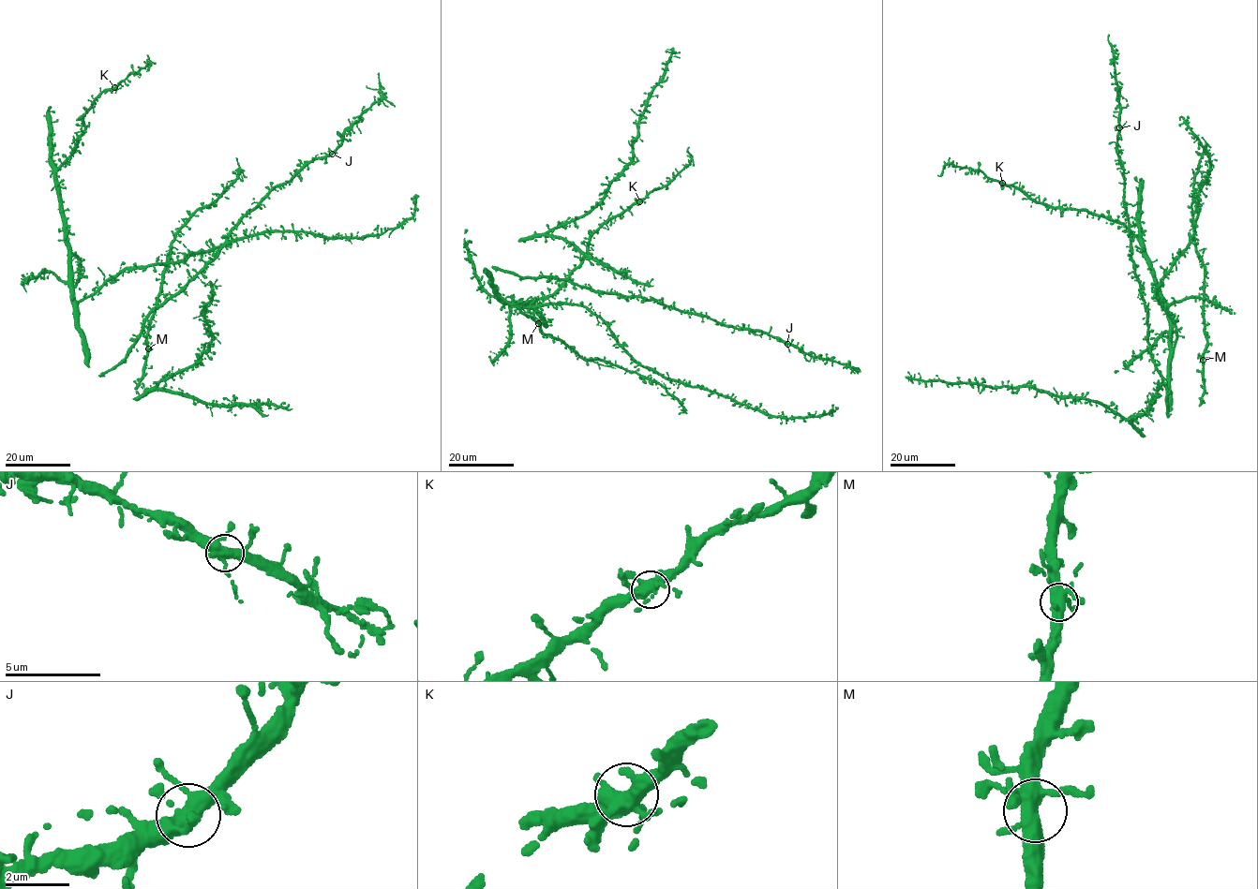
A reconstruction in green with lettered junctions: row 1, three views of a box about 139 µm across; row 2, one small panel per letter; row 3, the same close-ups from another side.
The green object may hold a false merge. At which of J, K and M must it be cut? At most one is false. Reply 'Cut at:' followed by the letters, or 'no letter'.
Cut at: no letter

